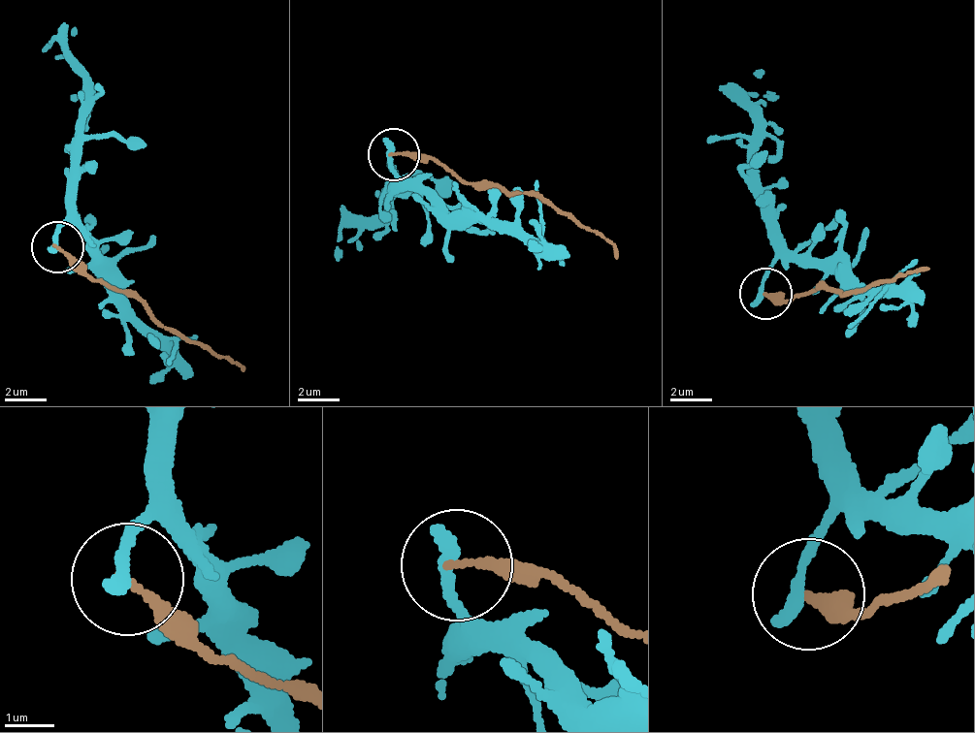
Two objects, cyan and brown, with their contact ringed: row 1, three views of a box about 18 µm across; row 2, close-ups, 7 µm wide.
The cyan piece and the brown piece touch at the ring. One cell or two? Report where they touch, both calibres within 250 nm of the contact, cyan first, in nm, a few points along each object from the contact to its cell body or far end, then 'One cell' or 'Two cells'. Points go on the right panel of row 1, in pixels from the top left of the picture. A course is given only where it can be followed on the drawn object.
Place: (765, 293). Thickness 320 nm (cyan) against 180 nm. Course of cyan: (764, 291), (764, 272), (790, 254), (877, 289), (888, 283), (880, 297), (846, 329). Course of brown: (764, 291), (787, 301), (818, 281), (845, 294), (895, 276), (930, 270). Two cells

